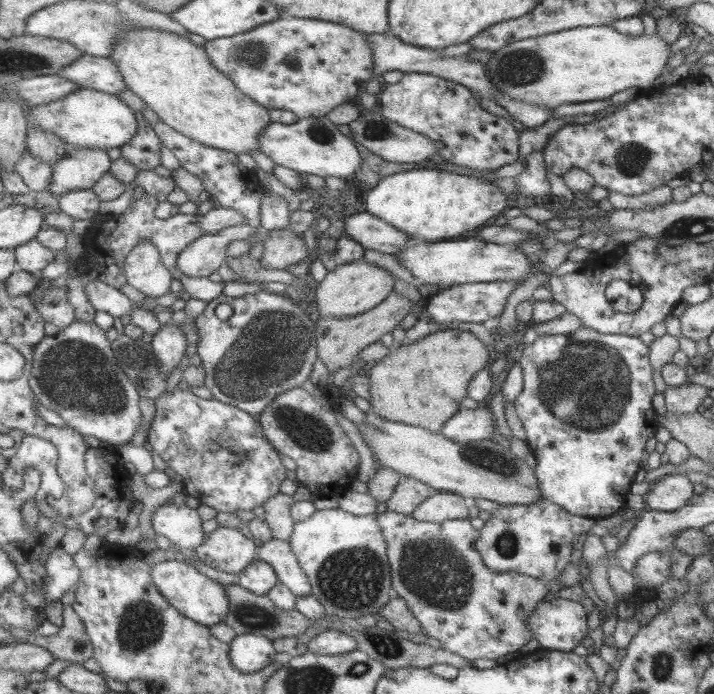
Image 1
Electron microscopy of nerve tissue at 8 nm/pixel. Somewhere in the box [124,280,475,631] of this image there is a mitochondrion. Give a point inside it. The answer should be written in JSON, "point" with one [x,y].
{"point":[264,357]}

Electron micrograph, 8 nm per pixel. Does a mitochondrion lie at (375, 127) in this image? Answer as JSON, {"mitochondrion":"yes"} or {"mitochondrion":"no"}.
{"mitochondrion":"yes"}

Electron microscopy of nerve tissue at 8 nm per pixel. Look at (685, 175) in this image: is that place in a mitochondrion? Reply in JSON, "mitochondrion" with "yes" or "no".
{"mitochondrion":"no"}

